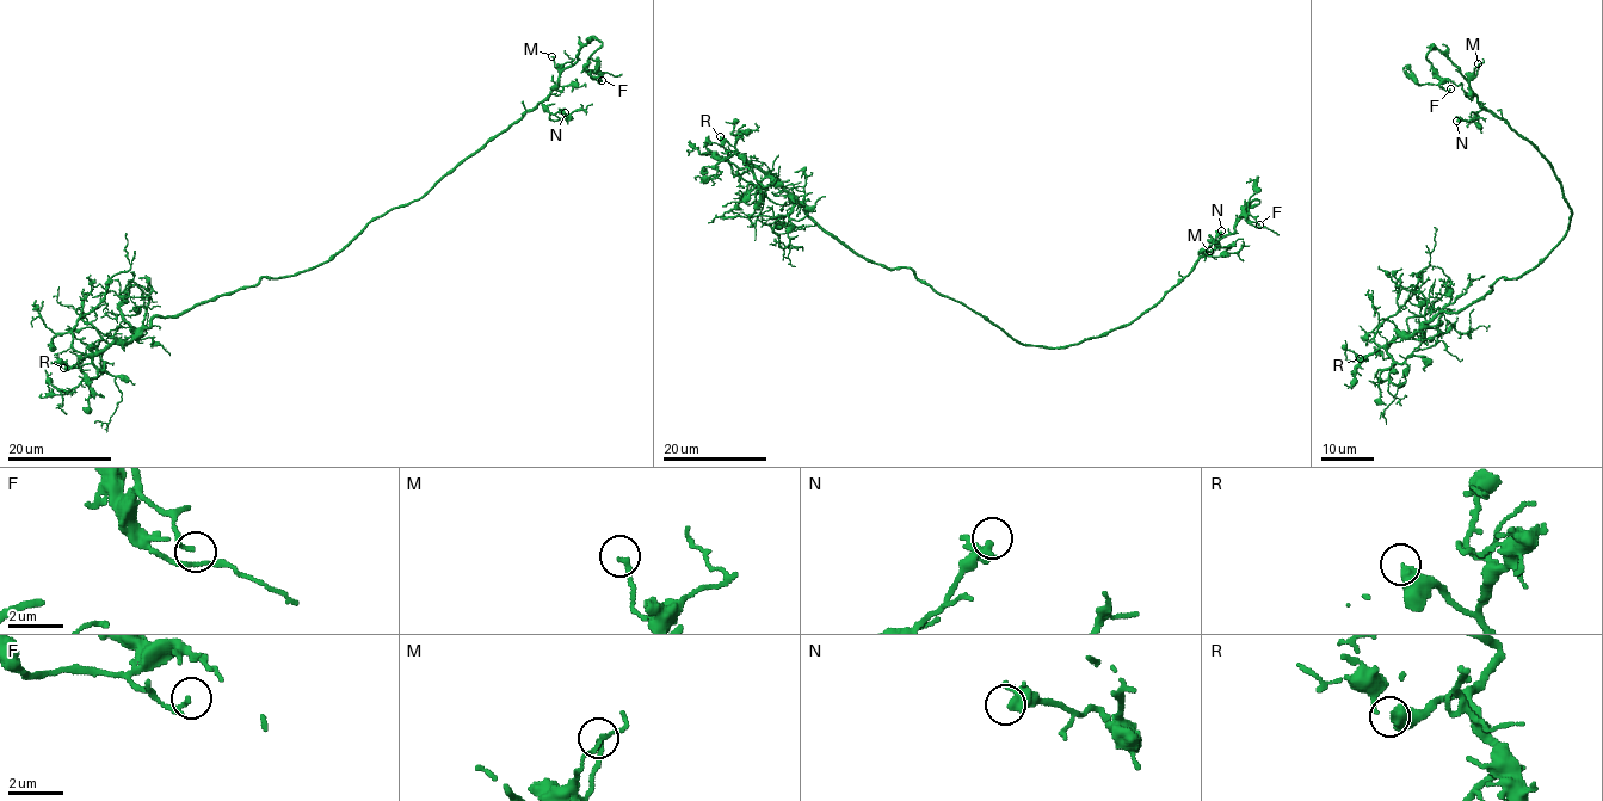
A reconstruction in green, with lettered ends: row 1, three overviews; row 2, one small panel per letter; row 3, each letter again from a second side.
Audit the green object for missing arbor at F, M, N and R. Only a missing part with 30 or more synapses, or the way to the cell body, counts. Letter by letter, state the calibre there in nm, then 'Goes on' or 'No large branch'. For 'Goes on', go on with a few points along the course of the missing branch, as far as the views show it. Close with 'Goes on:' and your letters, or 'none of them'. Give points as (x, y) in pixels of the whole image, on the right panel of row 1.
F: Thickness 160 nm. No large branch
M: Thickness 160 nm. No large branch
N: Thickness 240 nm. No large branch
R: Thickness 500 nm. Goes on
Goes on: R

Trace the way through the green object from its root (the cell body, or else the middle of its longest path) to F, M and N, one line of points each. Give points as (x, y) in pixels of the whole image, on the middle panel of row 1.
F: (984, 316), (1023, 344), (1074, 345), (1153, 307), (1234, 230), (1259, 202), (1253, 201), (1245, 213), (1259, 225)
M: (984, 316), (1023, 344), (1074, 345), (1138, 319), (1209, 251)
N: (984, 316), (1029, 345), (1064, 347), (1107, 334), (1153, 307), (1191, 270), (1197, 254), (1221, 230)

